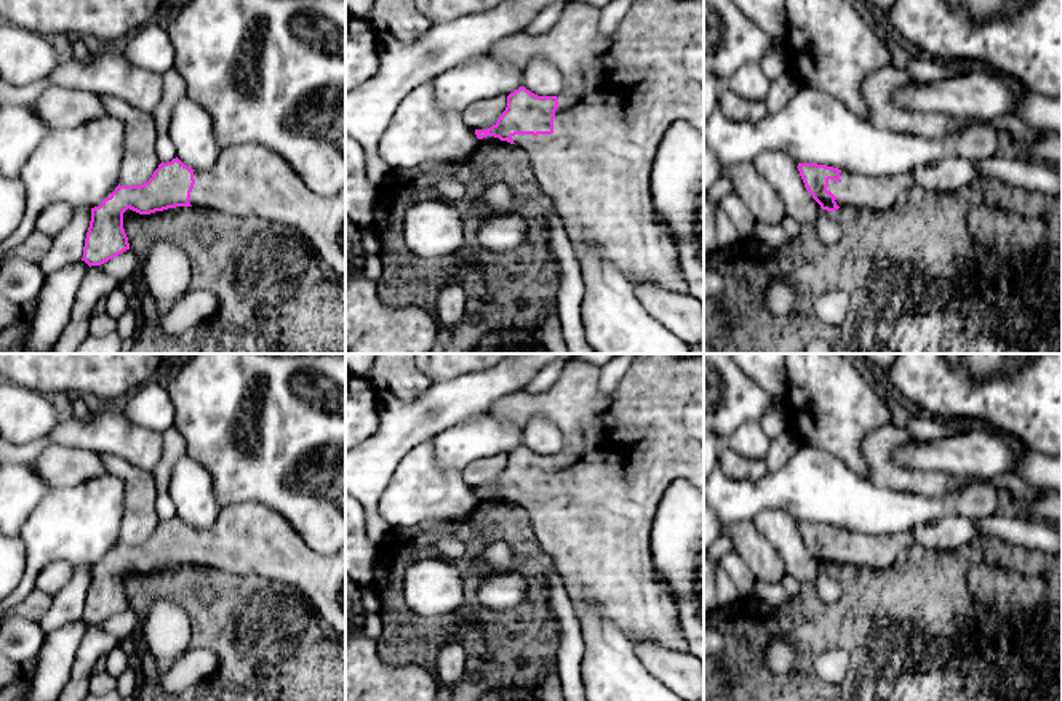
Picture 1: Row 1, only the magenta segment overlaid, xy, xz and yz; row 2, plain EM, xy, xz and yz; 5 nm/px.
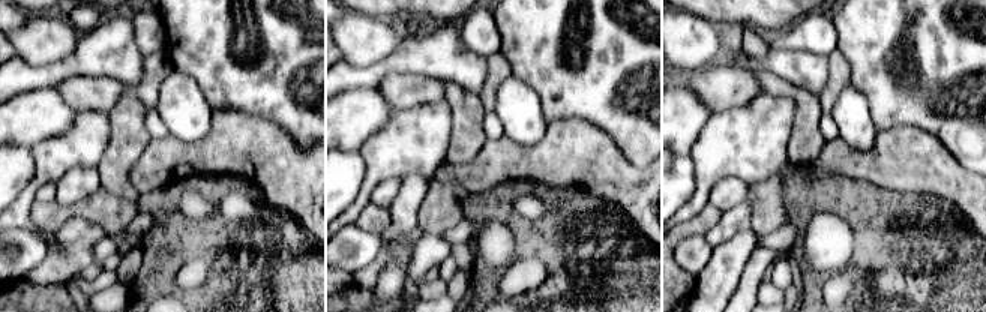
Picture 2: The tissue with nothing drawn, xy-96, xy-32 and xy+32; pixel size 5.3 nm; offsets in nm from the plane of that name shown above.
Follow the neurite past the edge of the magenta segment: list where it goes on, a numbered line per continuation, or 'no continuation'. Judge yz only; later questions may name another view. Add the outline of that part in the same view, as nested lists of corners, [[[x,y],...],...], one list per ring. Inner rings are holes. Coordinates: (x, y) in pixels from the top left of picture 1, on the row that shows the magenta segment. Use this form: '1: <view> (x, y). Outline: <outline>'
1: yz (877, 192). Outline: [[[841,171],[840,182],[828,179],[827,190],[836,197],[836,205],[852,205],[875,211],[889,210],[902,195],[916,186],[910,174],[865,176]]]

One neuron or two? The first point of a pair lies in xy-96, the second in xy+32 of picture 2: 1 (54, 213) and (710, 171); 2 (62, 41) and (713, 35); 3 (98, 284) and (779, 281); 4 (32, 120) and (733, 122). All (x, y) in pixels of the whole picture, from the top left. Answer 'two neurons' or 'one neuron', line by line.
1: two neurons
2: one neuron
3: two neurons
4: two neurons

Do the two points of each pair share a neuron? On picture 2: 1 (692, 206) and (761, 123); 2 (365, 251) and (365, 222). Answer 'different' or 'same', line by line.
1: same
2: different

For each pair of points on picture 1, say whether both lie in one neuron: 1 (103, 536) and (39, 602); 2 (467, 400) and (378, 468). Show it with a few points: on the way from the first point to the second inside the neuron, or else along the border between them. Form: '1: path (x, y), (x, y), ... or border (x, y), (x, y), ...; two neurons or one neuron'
1: border (34, 588), (16, 607); two neurons
2: path (445, 412), (435, 421), (421, 421), (397, 445); one neuron

